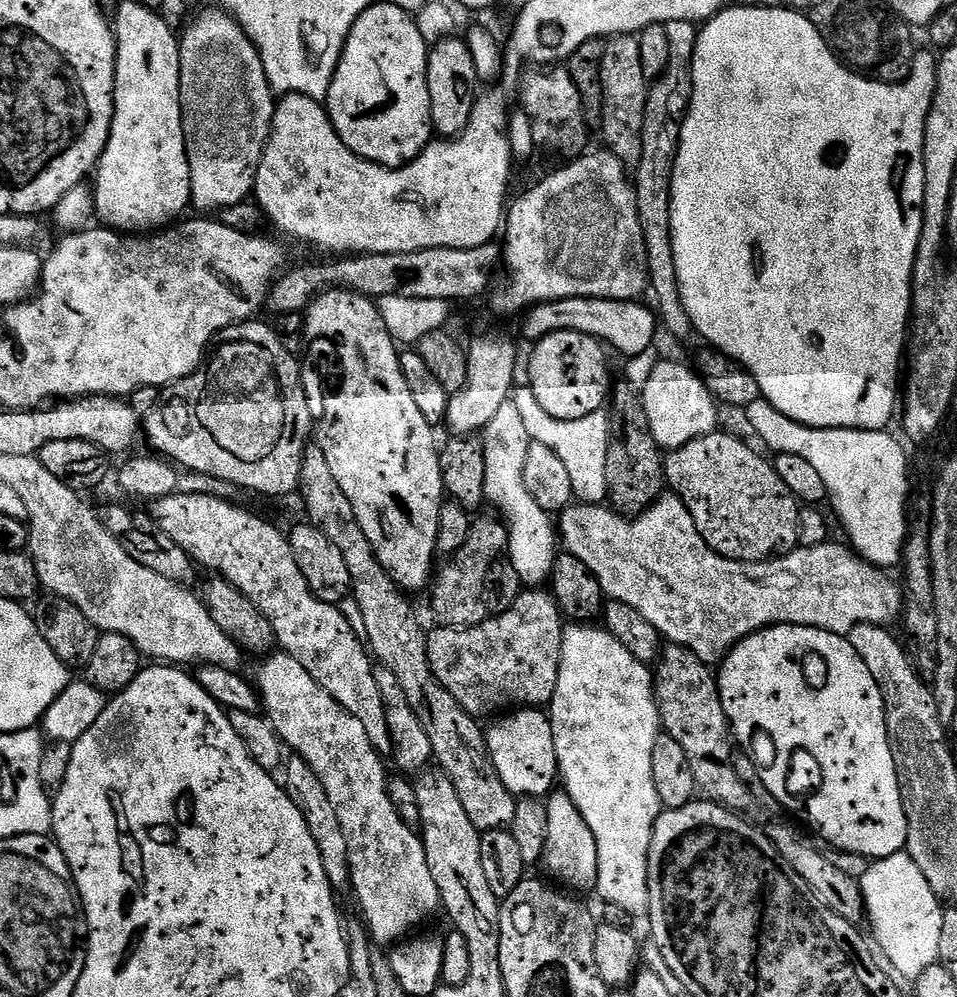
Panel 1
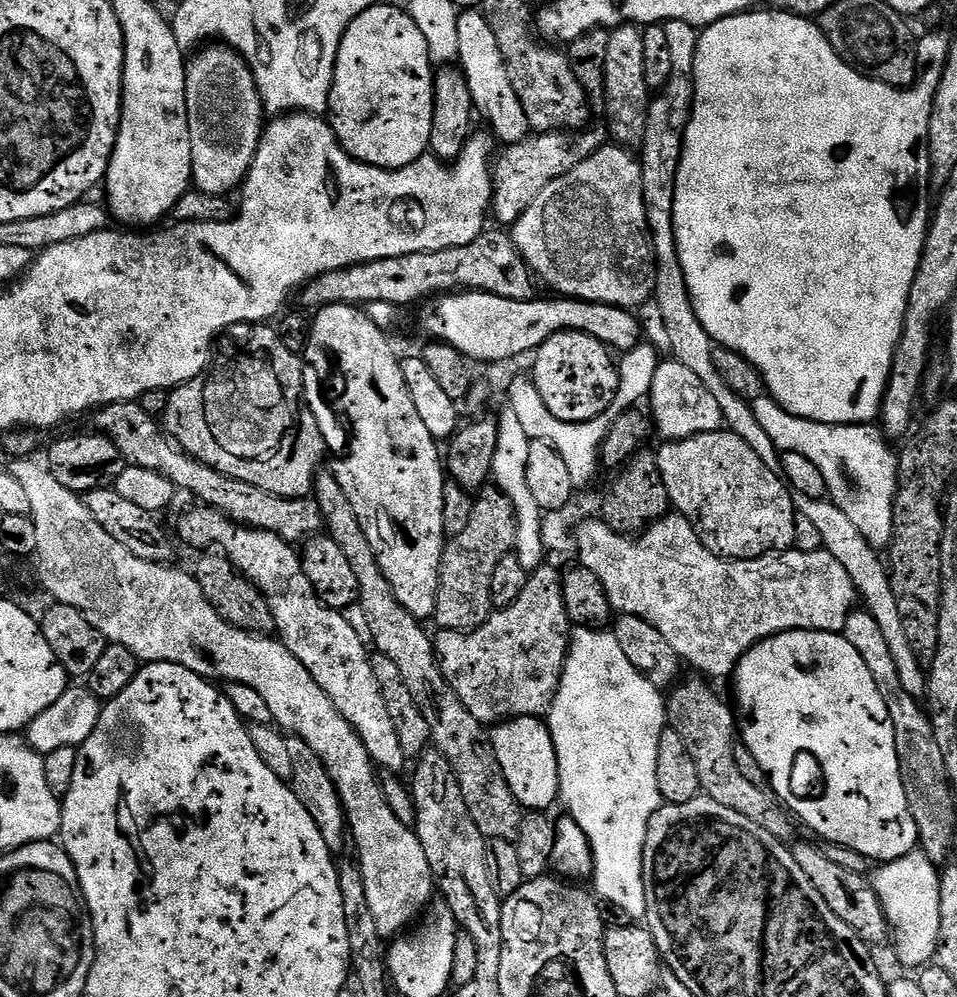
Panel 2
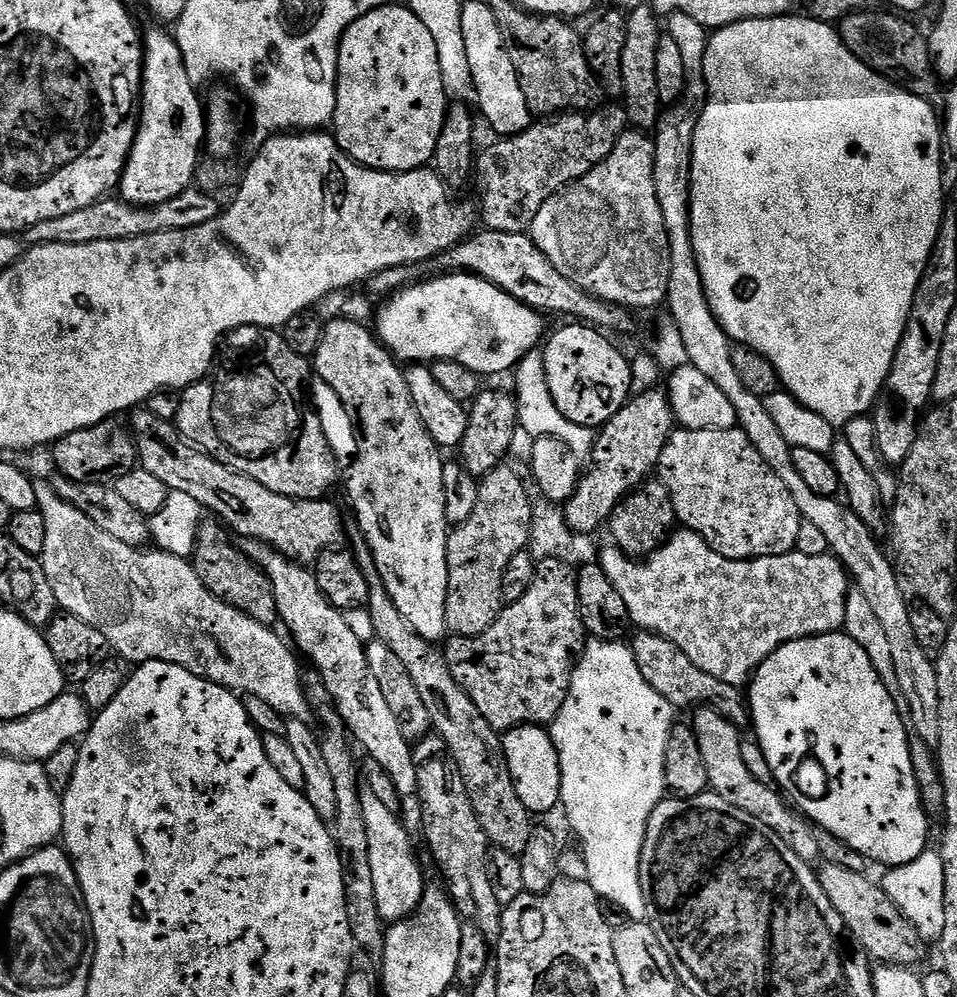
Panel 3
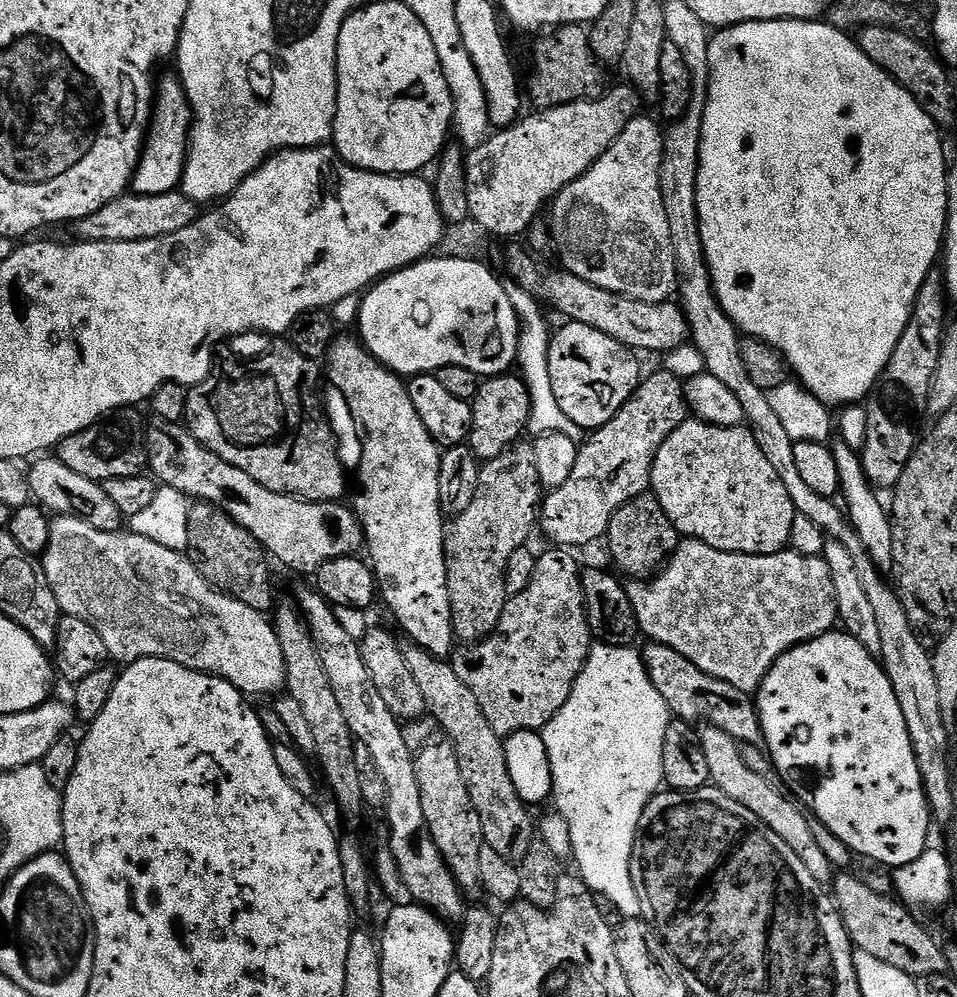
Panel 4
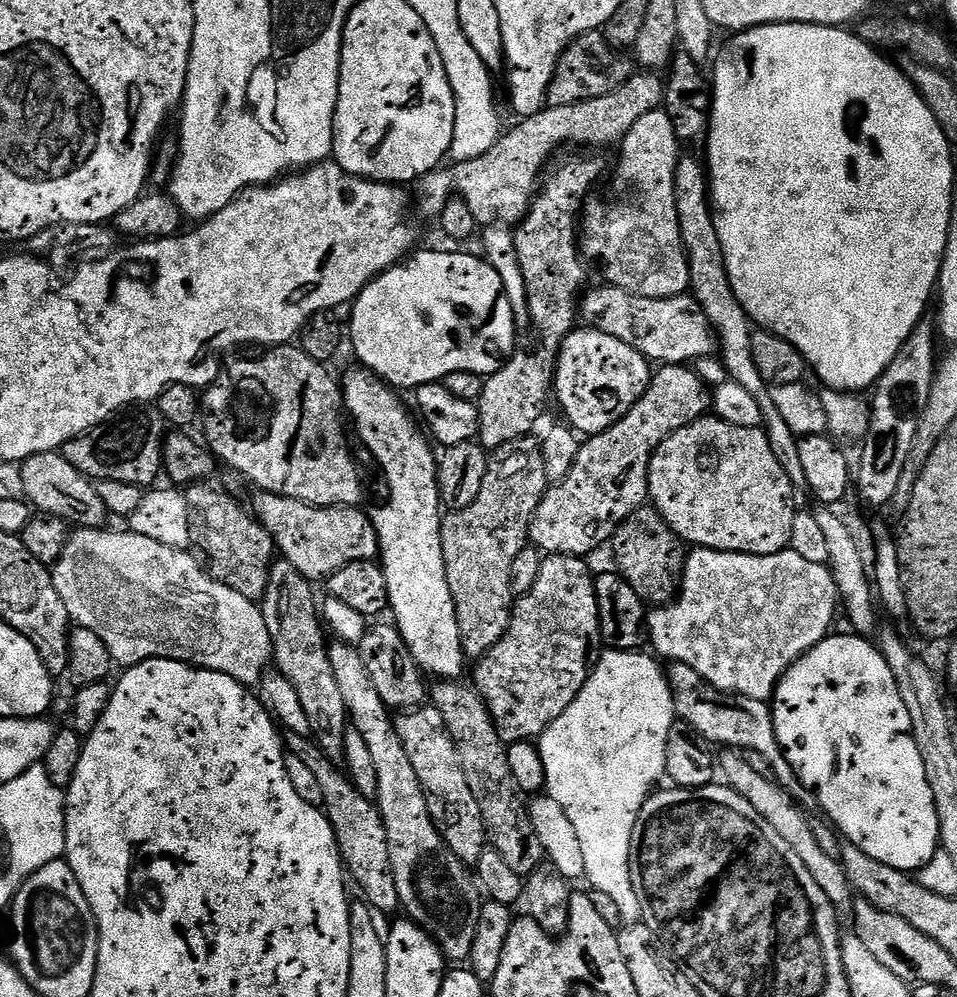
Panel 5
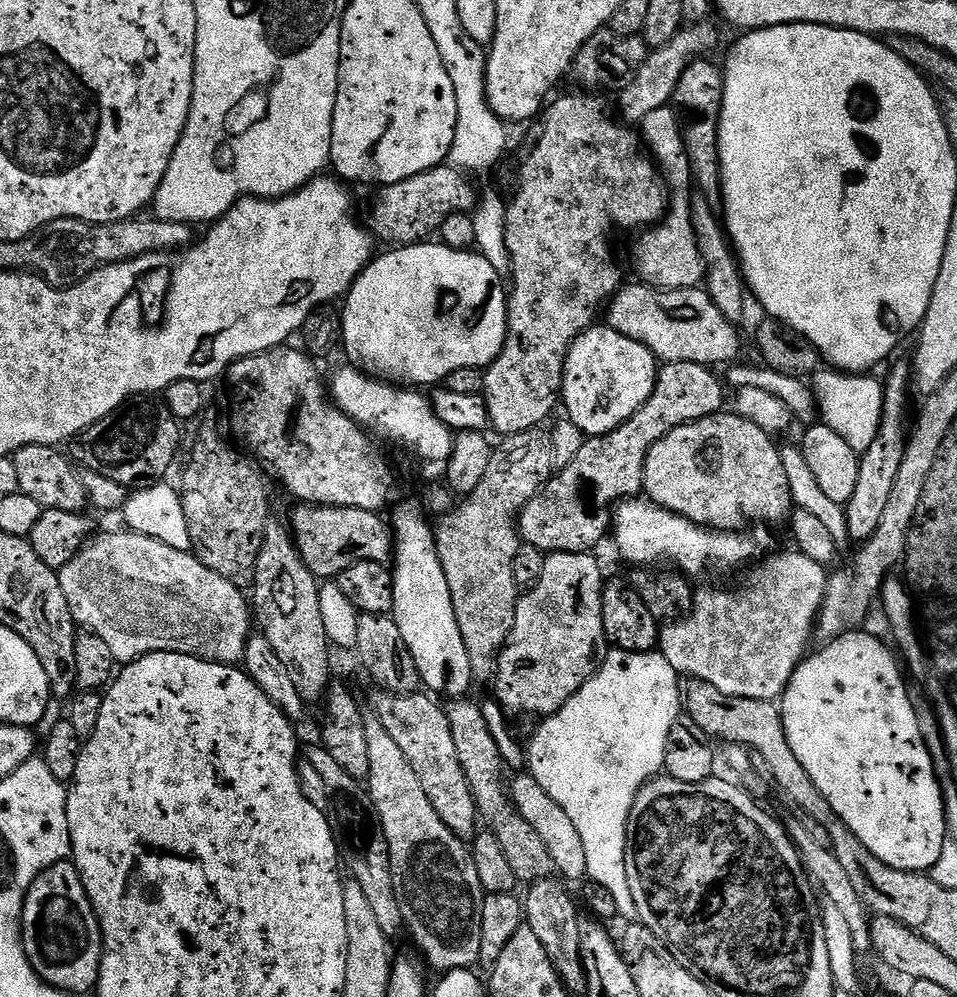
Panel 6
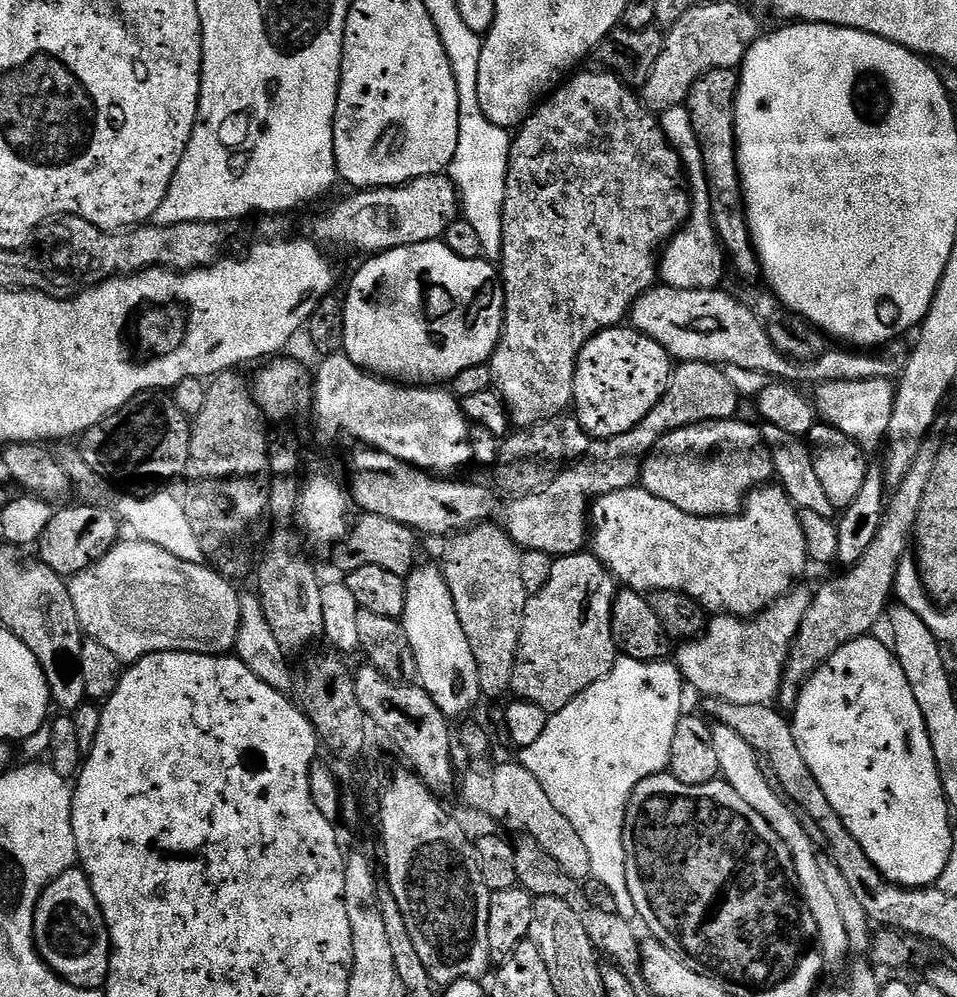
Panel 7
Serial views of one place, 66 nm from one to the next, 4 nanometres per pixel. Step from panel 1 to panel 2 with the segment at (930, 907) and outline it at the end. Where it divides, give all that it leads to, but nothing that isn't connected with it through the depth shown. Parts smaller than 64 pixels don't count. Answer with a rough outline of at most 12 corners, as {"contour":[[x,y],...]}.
{"contour":[[922,850],[870,883],[908,968],[933,963],[940,873]]}

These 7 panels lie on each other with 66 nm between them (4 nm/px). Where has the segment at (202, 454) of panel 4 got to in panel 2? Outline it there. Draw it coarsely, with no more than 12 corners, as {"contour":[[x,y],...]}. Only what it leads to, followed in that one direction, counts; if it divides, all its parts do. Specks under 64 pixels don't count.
{"contour":[[137,401],[105,404],[95,431],[236,524],[307,541],[315,499],[270,494],[198,462]]}

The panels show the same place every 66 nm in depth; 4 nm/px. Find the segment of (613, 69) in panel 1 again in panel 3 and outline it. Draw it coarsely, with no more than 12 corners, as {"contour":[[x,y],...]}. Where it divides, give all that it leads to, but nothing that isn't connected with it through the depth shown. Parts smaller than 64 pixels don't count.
{"contour":[[651,8],[627,13],[620,51],[622,107],[637,129],[662,115],[655,55],[662,24]]}

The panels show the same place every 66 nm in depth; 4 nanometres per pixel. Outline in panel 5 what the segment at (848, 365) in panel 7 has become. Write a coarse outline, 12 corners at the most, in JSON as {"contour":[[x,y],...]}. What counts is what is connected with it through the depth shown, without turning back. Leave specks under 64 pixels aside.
{"contour":[[613,284],[578,301],[587,327],[660,366],[713,355],[690,294],[642,298]]}

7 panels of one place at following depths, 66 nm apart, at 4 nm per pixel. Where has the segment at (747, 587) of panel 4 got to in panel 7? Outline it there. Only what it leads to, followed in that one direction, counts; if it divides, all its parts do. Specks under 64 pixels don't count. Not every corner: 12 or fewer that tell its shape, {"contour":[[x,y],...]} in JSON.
{"contour":[[812,601],[713,615],[675,649],[701,697],[772,704]]}

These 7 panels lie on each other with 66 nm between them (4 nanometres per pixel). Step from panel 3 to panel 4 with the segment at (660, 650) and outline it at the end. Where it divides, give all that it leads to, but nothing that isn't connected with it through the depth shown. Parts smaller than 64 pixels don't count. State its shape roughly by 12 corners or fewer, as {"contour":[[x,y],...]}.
{"contour":[[651,642],[644,665],[677,720],[764,744],[755,699]]}

